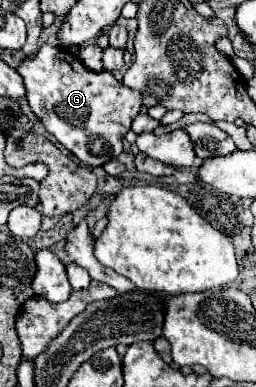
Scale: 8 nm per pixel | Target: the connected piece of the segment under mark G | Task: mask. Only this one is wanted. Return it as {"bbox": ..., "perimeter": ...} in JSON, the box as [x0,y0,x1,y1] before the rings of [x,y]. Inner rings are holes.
{"bbox":[16,45,142,167],"perimeter":[[[42,45],[34,57],[26,57],[16,69],[26,85],[26,97],[32,113],[42,121],[46,131],[56,137],[68,151],[72,151],[82,163],[100,167],[110,159],[116,159],[122,153],[122,139],[130,131],[130,123],[140,113],[142,95],[124,83],[116,81],[108,71],[88,71],[78,57],[70,57],[70,53],[62,47]]]}

